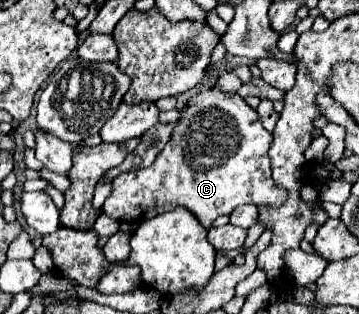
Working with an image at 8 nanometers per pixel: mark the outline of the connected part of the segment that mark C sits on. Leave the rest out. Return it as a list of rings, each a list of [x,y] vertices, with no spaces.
[[[207,88],[195,94],[181,114],[183,120],[153,166],[123,172],[113,180],[113,192],[103,204],[107,216],[119,222],[141,222],[179,204],[191,210],[205,228],[211,228],[217,216],[231,214],[241,204],[277,208],[287,200],[287,192],[281,192],[271,178],[267,156],[271,134],[241,96]]]

